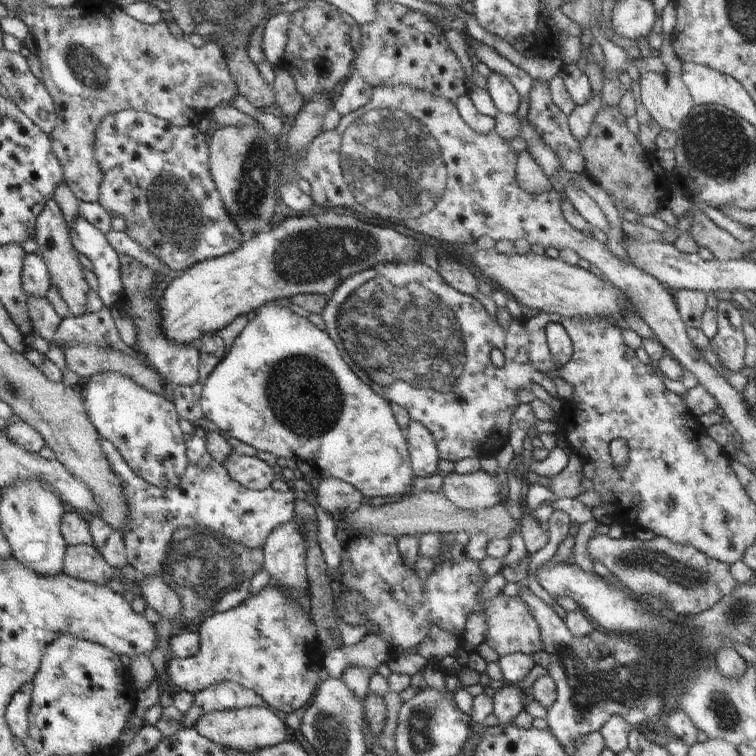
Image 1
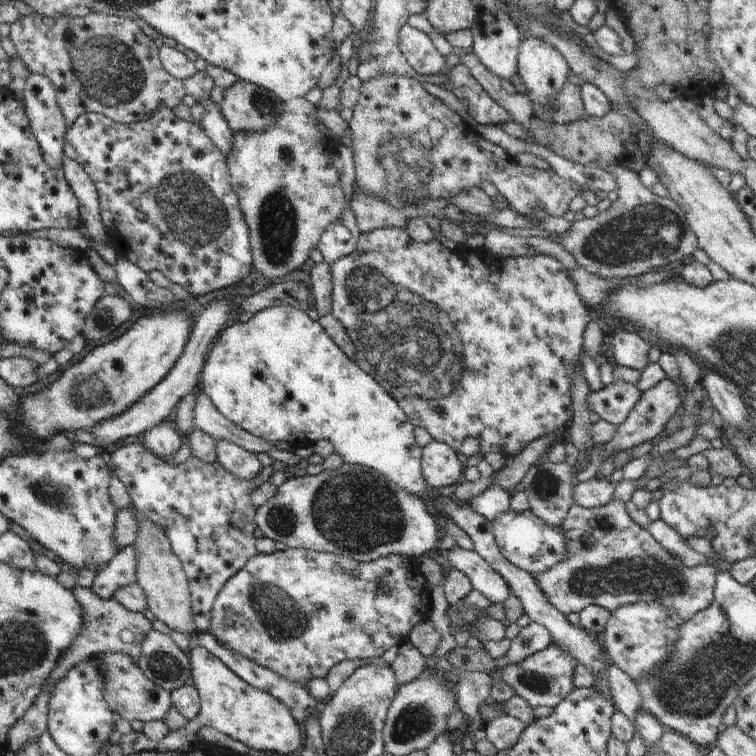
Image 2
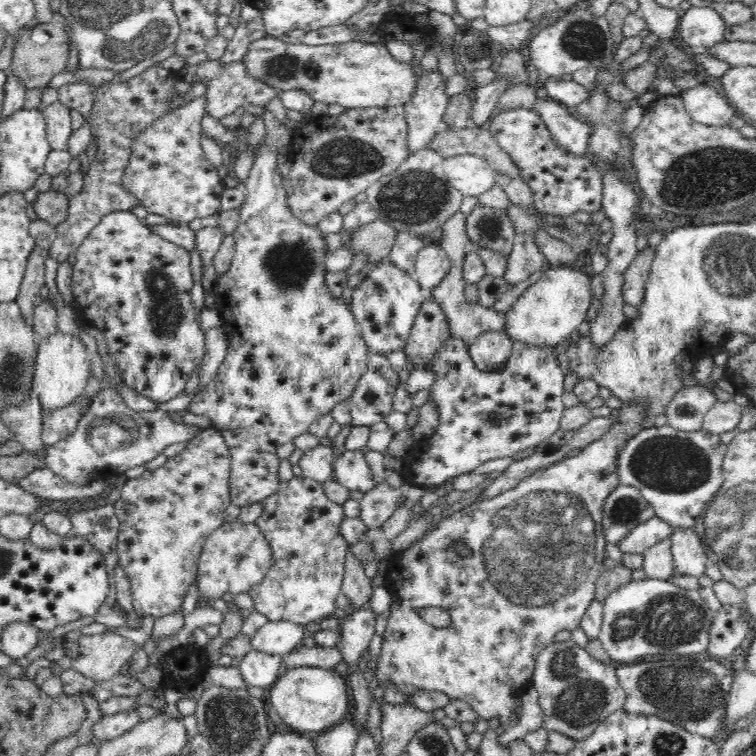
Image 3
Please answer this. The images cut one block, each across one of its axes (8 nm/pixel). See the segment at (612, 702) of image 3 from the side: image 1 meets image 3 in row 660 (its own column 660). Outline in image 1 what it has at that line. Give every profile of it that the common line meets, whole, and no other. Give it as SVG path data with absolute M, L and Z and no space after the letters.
M598 535L590 538L586 550L590 560L604 564L634 598L643 599L645 594L660 596L666 604L664 612L672 616L692 616L705 610L712 611L712 605L738 584L730 574L729 564L710 558L693 546L676 544L666 537L641 541L633 536L612 539L608 535Z

